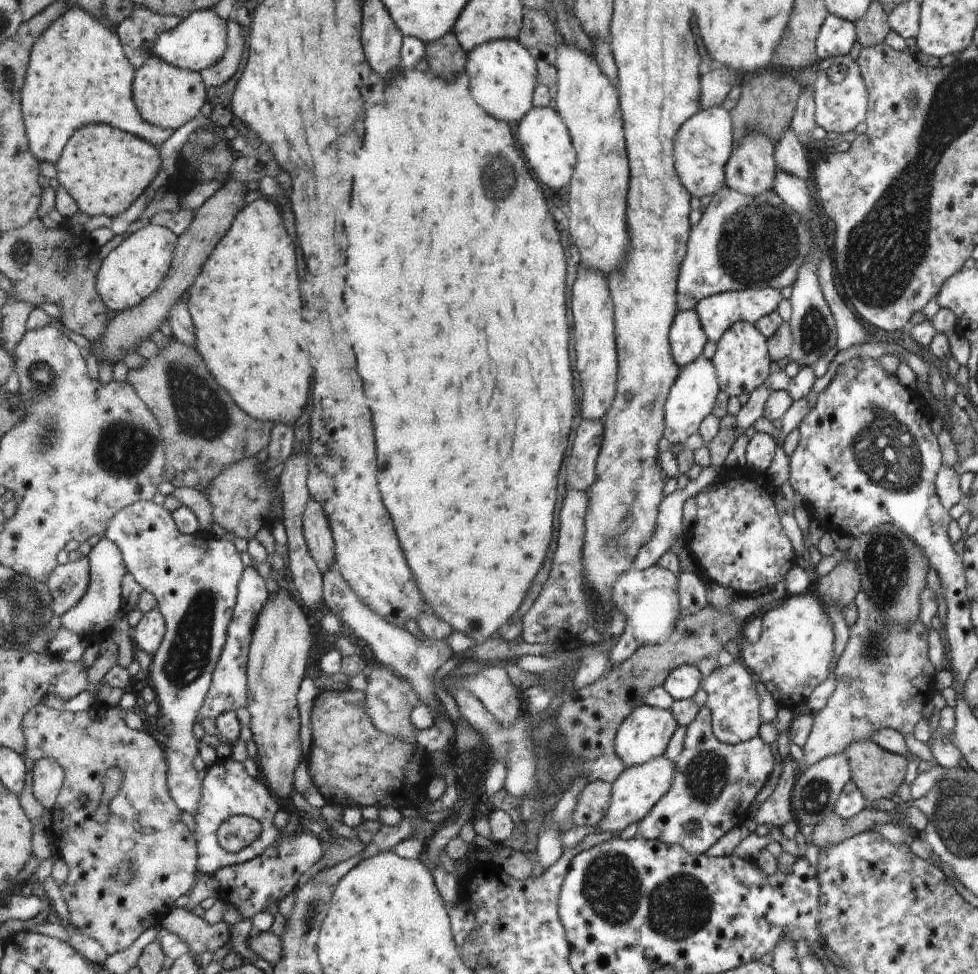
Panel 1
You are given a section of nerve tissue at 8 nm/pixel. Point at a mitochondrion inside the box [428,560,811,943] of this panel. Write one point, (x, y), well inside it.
(706, 775)

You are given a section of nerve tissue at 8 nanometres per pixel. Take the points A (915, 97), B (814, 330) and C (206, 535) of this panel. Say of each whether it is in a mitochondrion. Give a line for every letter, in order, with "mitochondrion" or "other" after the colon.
A: mitochondrion
B: mitochondrion
C: other

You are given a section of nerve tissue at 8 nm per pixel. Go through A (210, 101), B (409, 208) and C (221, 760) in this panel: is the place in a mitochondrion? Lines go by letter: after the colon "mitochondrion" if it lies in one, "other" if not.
A: other
B: other
C: other

